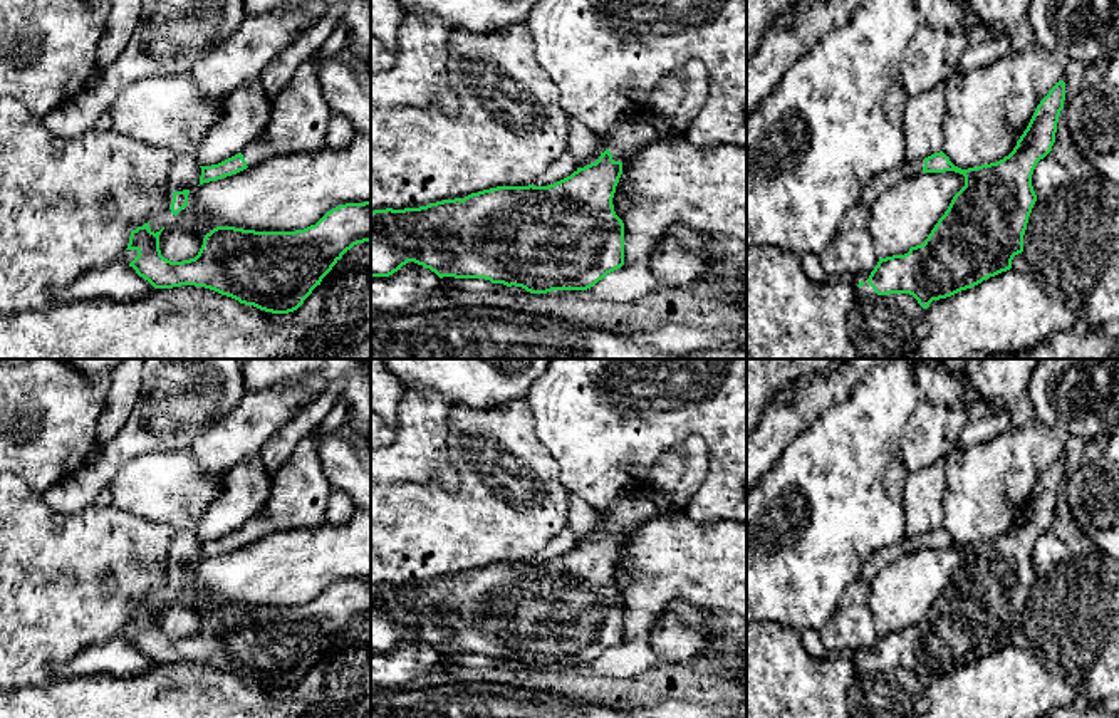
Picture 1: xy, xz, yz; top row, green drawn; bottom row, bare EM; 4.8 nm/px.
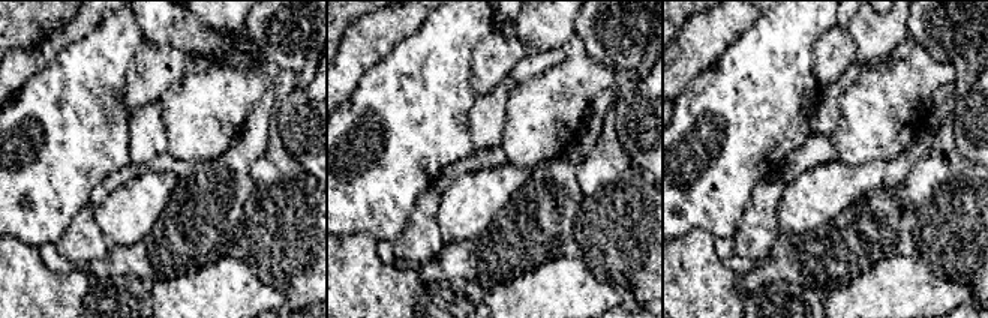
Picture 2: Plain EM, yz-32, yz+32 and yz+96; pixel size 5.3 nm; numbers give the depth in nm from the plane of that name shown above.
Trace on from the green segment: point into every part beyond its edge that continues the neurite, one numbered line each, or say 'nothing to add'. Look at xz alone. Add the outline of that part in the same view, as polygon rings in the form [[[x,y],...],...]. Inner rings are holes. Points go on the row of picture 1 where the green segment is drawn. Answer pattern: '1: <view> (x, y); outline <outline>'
1: xz (629, 135); outline [[[643,116],[621,117],[614,129],[602,138],[602,143],[614,161],[626,163],[643,146],[658,141],[661,133],[646,122]]]

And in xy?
1: xy (299, 118); outline [[[337,25],[322,47],[299,65],[289,86],[272,97],[268,126],[242,151],[248,168],[277,154],[314,154],[325,148],[330,109],[324,101],[317,69],[351,44],[351,30]]]

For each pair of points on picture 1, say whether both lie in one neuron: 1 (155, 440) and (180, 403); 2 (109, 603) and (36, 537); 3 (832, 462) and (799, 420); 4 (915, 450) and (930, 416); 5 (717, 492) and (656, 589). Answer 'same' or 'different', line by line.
1: same
2: same
3: different
4: same
5: different

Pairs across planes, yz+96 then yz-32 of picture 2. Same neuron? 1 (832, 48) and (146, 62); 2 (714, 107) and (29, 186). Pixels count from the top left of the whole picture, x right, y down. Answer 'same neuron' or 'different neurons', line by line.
1: same neuron
2: same neuron

